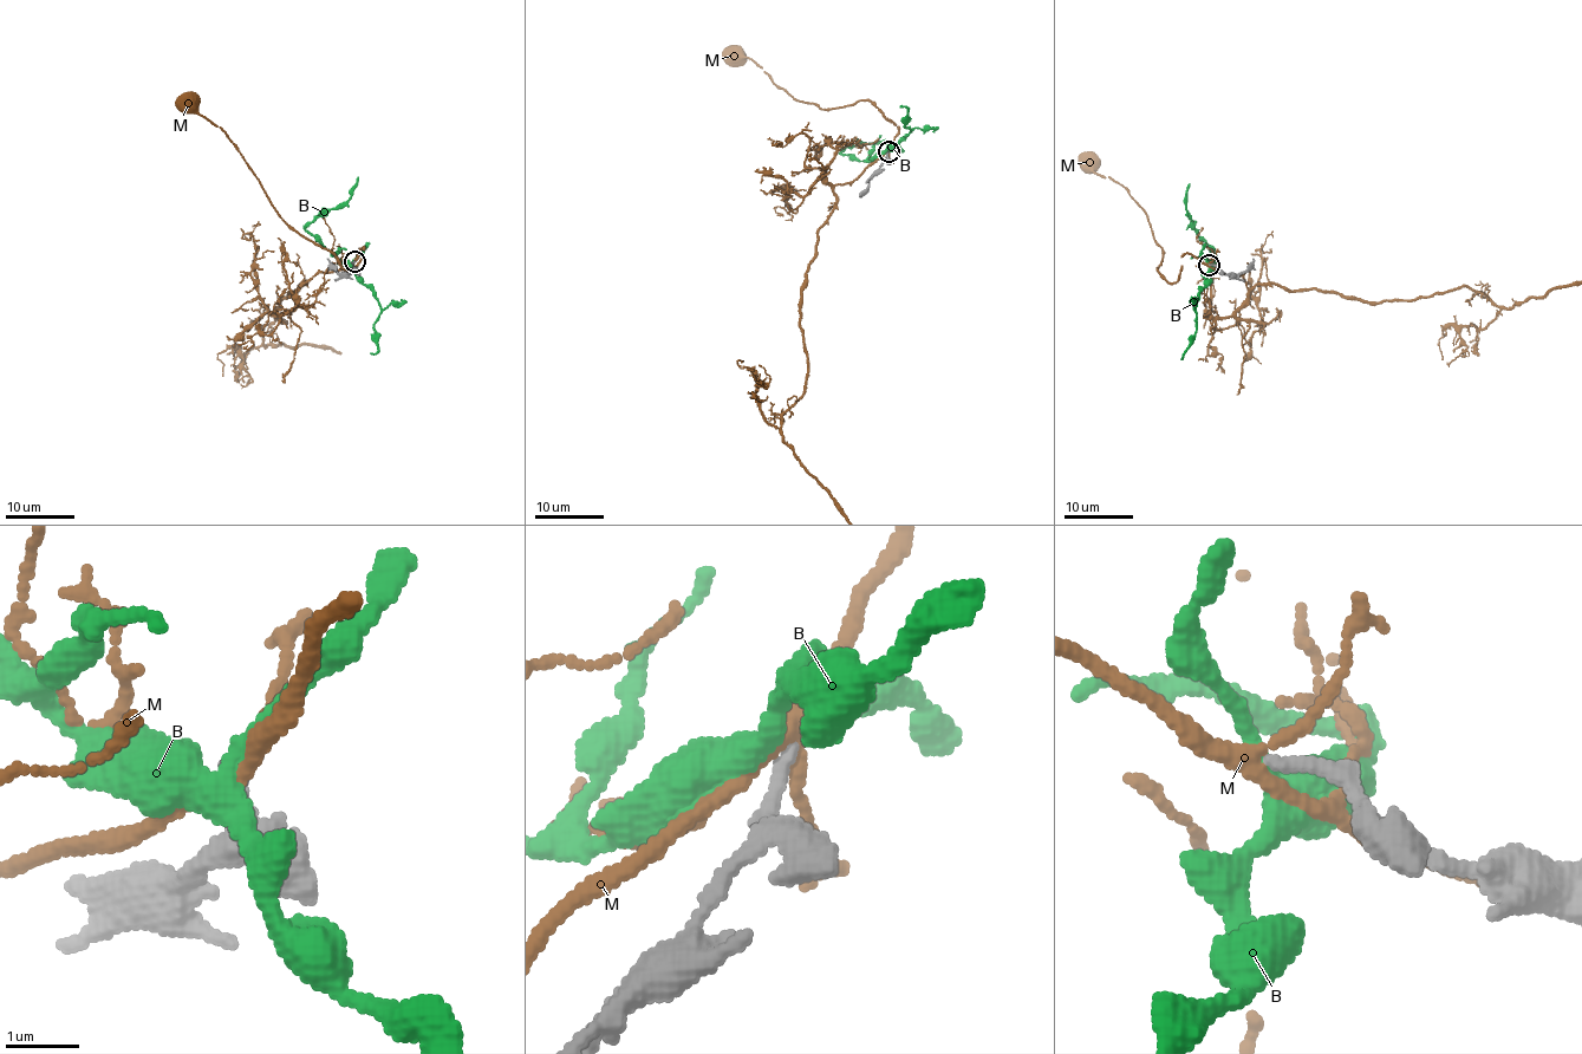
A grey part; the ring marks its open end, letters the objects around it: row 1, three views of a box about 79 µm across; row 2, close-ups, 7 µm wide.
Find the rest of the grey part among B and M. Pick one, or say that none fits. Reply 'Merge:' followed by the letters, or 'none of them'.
Merge: none of them

